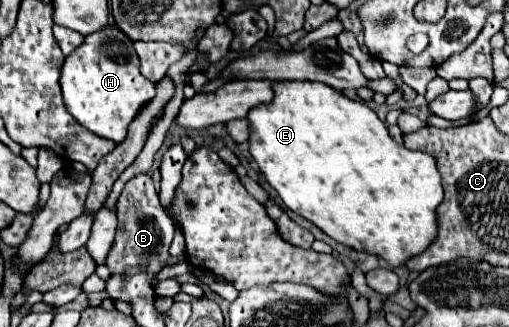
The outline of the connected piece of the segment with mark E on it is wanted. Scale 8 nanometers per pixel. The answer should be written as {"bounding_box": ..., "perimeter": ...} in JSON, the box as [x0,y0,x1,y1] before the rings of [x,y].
{"bounding_box":[246,79,442,267],"perimeter":[[[284,79],[284,81],[272,81],[272,91],[274,91],[274,99],[270,103],[260,103],[260,105],[252,107],[250,113],[246,115],[246,119],[250,123],[248,143],[250,143],[250,155],[258,163],[260,173],[266,177],[270,187],[276,189],[282,203],[290,211],[308,219],[310,223],[314,223],[318,229],[322,229],[326,235],[330,235],[338,243],[344,243],[344,245],[348,245],[352,249],[358,249],[358,251],[368,251],[368,253],[380,255],[394,267],[404,265],[406,259],[410,259],[412,255],[418,255],[420,251],[424,251],[434,241],[434,235],[436,235],[436,207],[442,201],[440,173],[436,169],[434,157],[430,157],[422,151],[408,151],[406,147],[398,145],[388,135],[386,125],[378,119],[378,115],[366,103],[354,101],[354,99],[342,95],[342,91],[334,91],[334,87],[326,87],[324,83],[314,83],[314,81],[286,81]]]}

